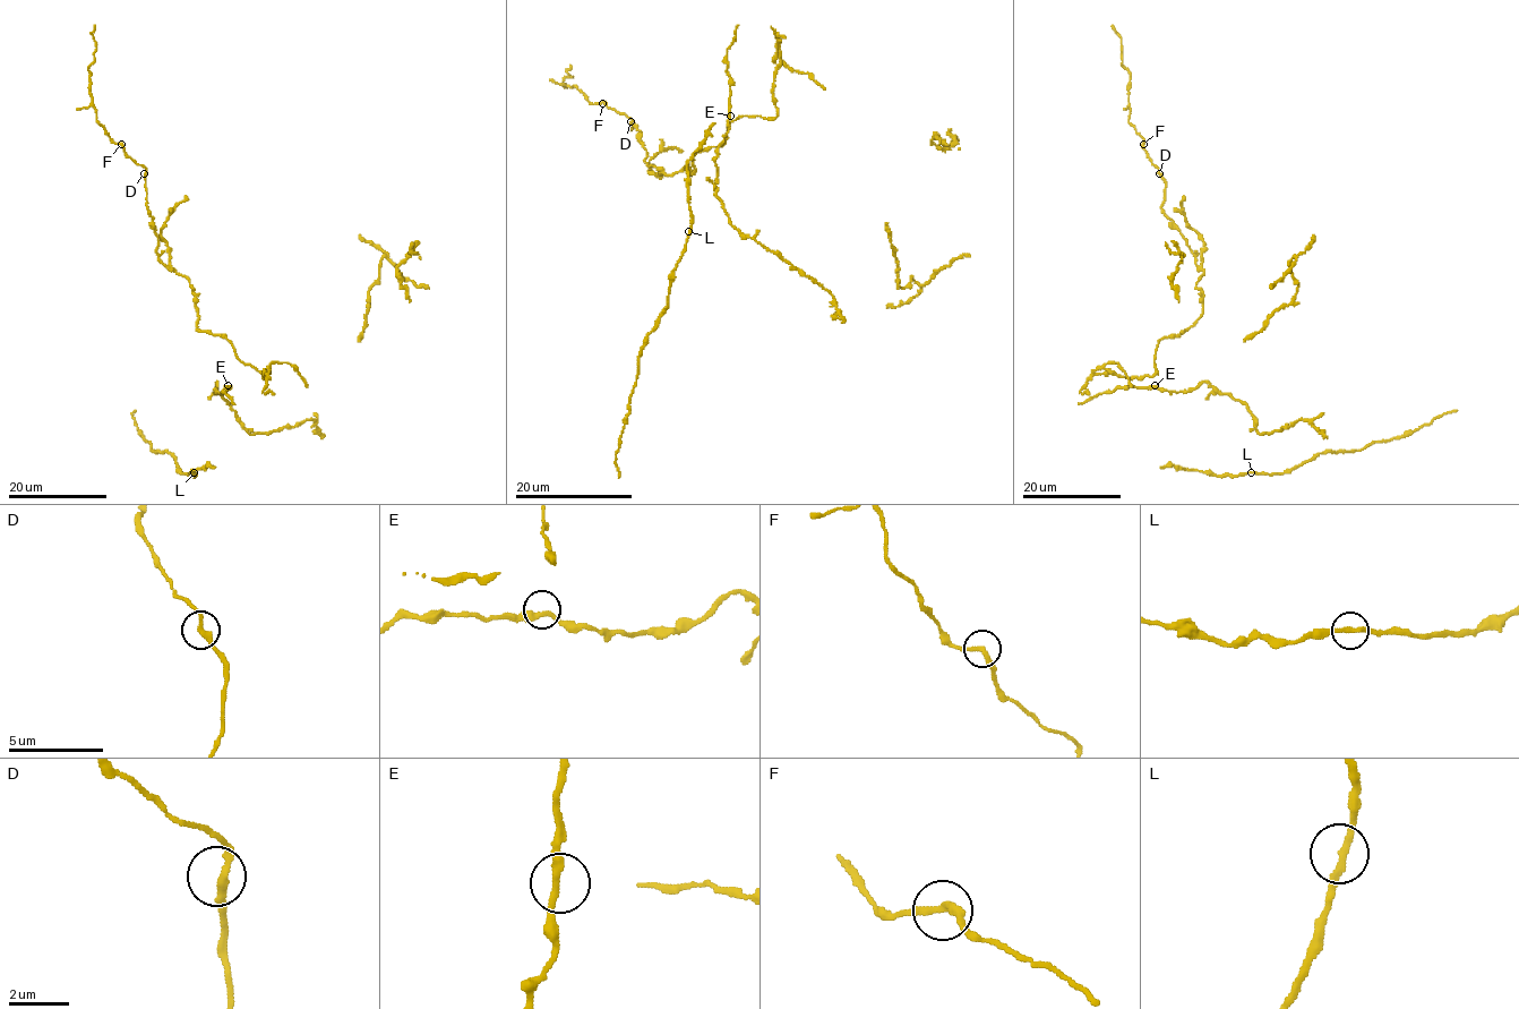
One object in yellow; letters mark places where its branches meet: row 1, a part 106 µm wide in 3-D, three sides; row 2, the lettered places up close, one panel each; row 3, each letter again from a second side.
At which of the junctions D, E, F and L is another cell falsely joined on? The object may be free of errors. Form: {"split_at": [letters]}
{"split_at": []}

